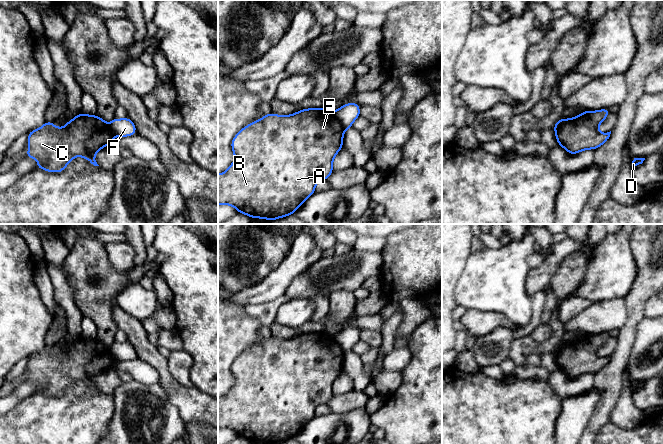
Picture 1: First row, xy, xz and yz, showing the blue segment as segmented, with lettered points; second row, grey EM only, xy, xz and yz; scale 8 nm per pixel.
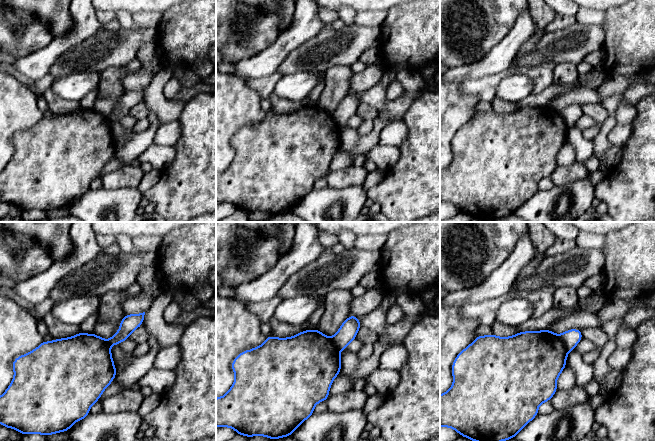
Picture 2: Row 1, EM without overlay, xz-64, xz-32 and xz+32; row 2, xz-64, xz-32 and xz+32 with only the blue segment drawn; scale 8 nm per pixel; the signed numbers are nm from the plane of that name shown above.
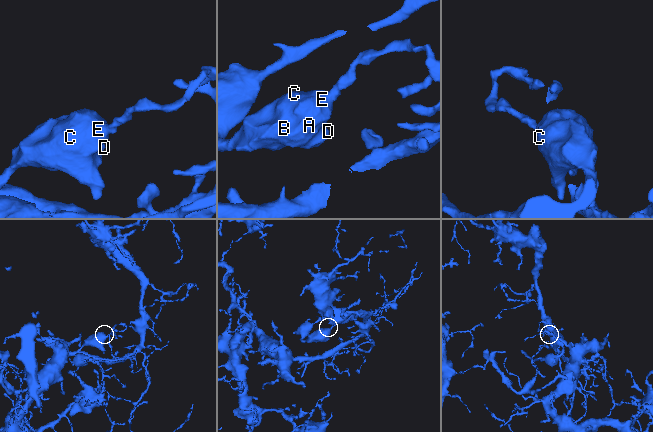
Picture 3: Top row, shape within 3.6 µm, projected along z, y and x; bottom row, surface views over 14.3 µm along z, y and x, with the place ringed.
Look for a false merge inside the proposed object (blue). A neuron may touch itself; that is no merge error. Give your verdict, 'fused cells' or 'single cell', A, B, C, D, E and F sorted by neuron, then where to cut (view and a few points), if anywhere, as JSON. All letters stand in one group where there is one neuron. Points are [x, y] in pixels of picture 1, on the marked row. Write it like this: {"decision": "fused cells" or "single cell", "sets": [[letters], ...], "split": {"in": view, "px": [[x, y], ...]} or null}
{"decision": "fused cells", "sets": [["A", "B", "C", "D", "E"], ["F"]], "split": {"in": "xz", "px": [[334, 112], [338, 121], [345, 128]]}}

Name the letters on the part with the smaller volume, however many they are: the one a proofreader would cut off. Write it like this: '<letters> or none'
A, B, C, D, E

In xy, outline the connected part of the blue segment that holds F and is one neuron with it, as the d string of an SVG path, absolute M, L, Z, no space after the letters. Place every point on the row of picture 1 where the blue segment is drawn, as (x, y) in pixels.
M129 117L123 119L114 118L110 125L114 133L119 137L132 136L137 133L136 126Z

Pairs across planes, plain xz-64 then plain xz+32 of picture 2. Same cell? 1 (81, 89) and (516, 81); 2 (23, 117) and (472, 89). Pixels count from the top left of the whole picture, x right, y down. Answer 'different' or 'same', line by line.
1: same
2: different

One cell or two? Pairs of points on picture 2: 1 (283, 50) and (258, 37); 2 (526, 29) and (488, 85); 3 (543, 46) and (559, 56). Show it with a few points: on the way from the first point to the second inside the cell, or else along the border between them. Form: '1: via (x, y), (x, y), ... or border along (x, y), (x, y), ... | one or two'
1: border along (281, 32), (271, 44), (252, 57) | two
2: border along (510, 66), (495, 74), (472, 79) | two
3: via (547, 48), (551, 48), (555, 52) | one

